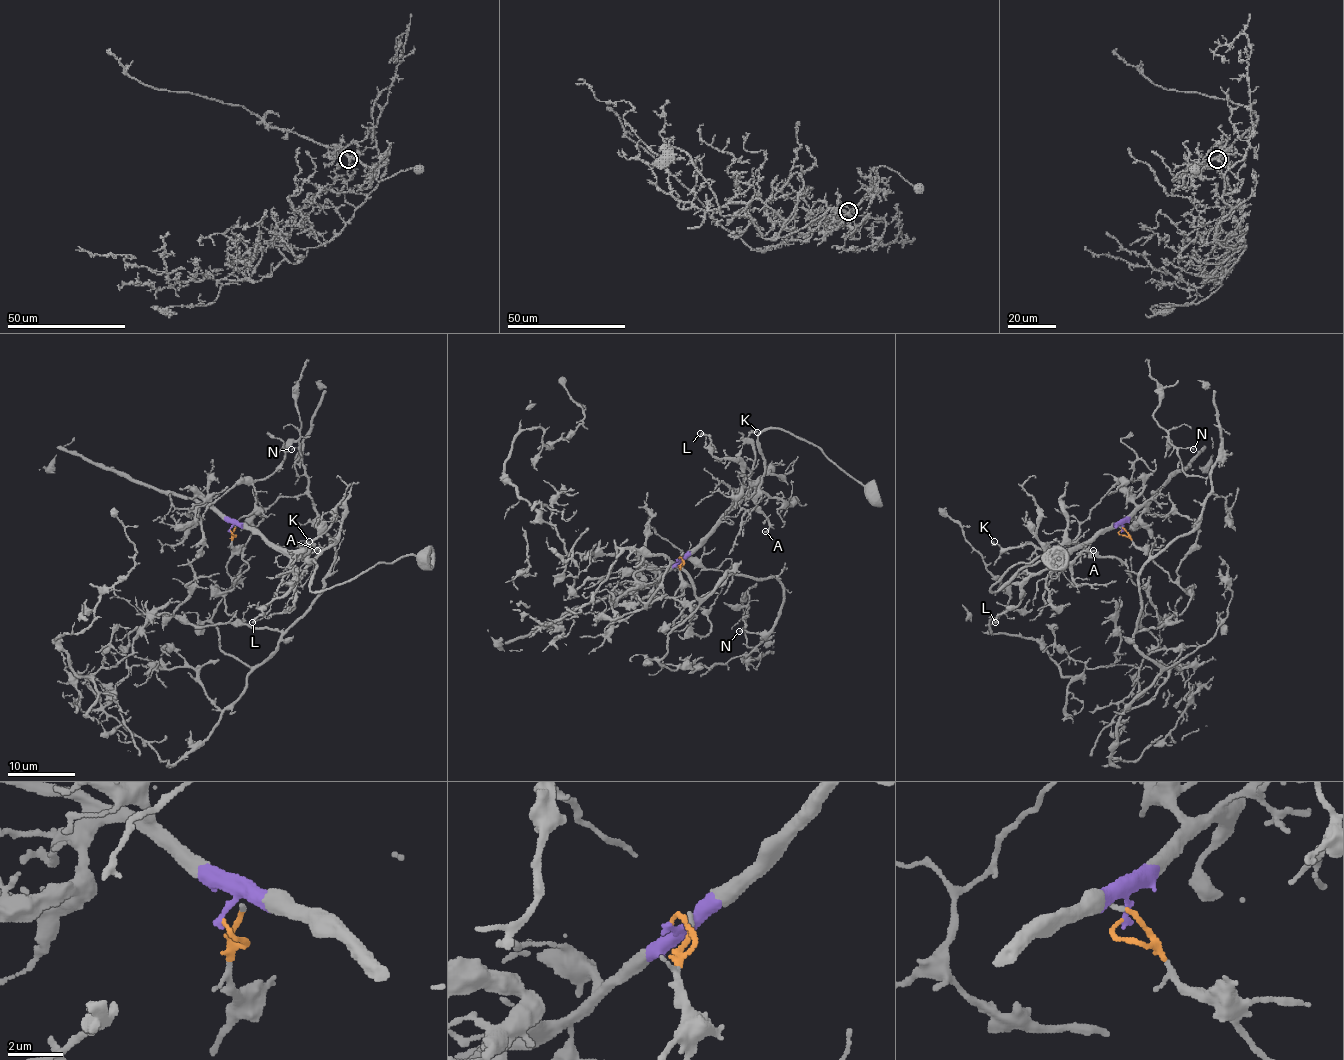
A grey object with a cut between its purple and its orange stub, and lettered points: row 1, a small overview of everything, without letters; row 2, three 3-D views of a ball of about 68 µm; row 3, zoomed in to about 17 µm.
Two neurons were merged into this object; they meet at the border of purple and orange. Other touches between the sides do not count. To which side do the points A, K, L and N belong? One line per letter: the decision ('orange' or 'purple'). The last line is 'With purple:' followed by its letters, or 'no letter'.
A: purple
K: purple
L: purple
N: orange
With purple: A, K, L

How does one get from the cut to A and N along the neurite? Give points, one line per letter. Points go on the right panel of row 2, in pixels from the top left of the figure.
A: (1121, 531), (1121, 524), (1099, 529), (1059, 558), (1073, 561), (1083, 551), (1093, 549)
N: (1121, 531), (1190, 597), (1160, 628), (1136, 631), (1139, 572), (1211, 490), (1182, 468), (1180, 447), (1194, 449)

